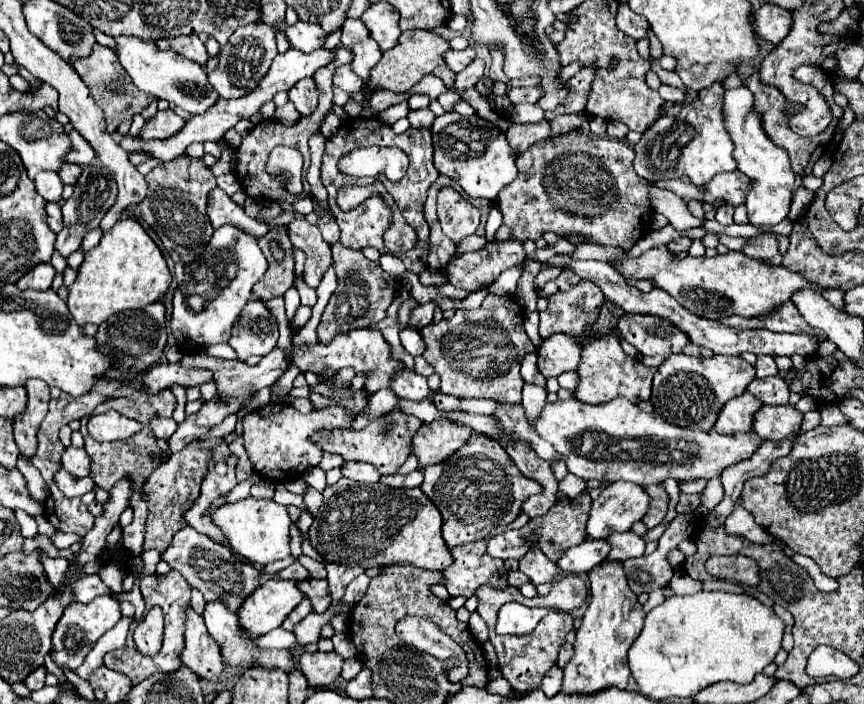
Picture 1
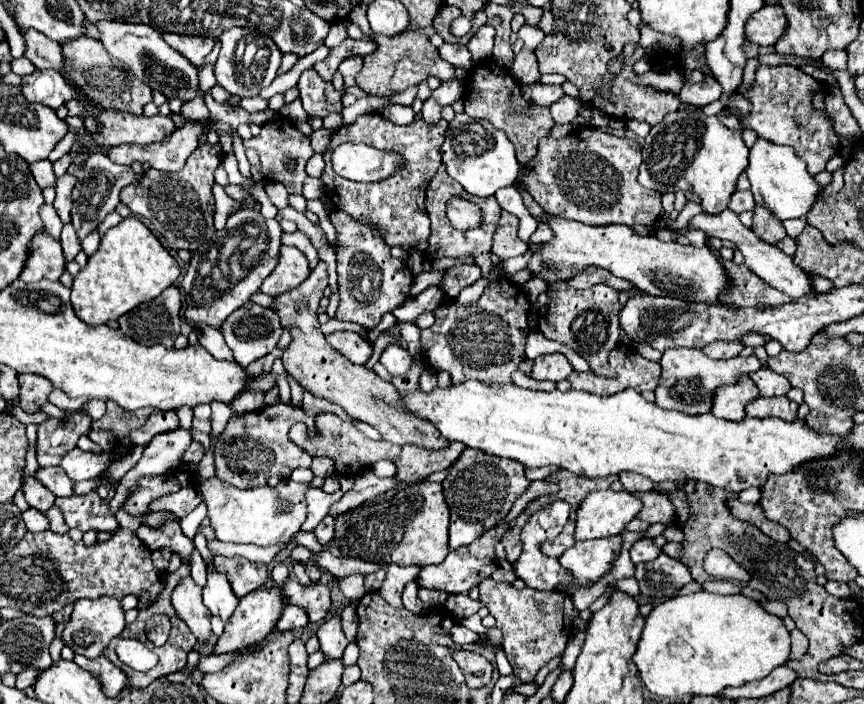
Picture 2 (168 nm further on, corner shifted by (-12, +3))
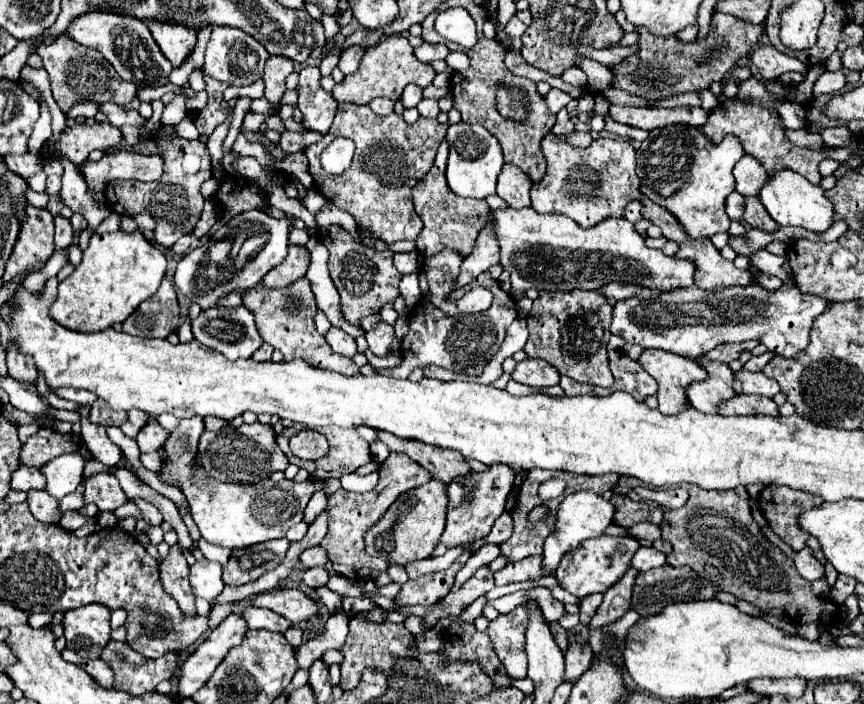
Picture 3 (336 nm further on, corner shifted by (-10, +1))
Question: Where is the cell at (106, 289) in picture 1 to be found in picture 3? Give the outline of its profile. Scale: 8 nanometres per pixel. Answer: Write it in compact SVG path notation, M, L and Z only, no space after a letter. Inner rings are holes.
M112 232L112 234L94 234L90 238L88 248L82 254L82 262L80 266L58 284L58 296L50 308L50 314L56 322L60 322L60 326L68 328L68 330L76 330L76 332L100 332L104 328L110 328L116 322L124 322L124 318L128 318L138 306L140 302L144 302L146 298L150 298L166 272L166 258L164 254L154 248L142 232L134 232L134 234L124 234L124 232Z

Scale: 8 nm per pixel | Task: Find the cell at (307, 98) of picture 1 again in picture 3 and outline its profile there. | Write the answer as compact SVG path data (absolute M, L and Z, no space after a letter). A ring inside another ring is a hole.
M302 68L298 82L298 108L304 116L304 128L316 130L320 134L328 134L332 120L336 116L338 102L320 86L320 70L318 68Z

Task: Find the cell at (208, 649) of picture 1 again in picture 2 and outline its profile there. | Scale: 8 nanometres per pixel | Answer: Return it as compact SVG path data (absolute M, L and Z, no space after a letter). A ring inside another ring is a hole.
M182 580L178 588L172 592L172 606L176 614L186 622L186 626L192 630L192 634L198 640L198 648L202 652L204 646L208 646L212 638L212 628L210 628L210 610L202 602L202 590L190 580Z

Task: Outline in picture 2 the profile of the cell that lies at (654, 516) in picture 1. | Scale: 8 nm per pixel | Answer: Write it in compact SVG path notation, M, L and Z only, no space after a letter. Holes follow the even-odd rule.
M650 490L650 492L640 492L636 496L644 502L644 510L638 514L638 518L644 520L644 522L648 522L648 524L666 522L674 514L674 504L662 492Z

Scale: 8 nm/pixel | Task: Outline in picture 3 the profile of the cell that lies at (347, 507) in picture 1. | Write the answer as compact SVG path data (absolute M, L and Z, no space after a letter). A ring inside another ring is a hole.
M430 480L418 488L404 492L388 510L386 514L366 532L366 552L368 556L388 558L394 564L406 566L412 560L428 558L436 548L440 534L444 532L446 522L446 506L448 494L442 482ZM394 540L394 548L392 548Z

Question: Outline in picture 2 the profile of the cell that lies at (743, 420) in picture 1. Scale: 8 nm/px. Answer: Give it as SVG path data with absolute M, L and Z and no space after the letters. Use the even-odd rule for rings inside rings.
M742 376L738 384L732 384L730 388L720 388L714 394L714 408L712 414L716 414L722 420L740 422L746 418L746 404L754 402L760 396L758 388L748 376Z

